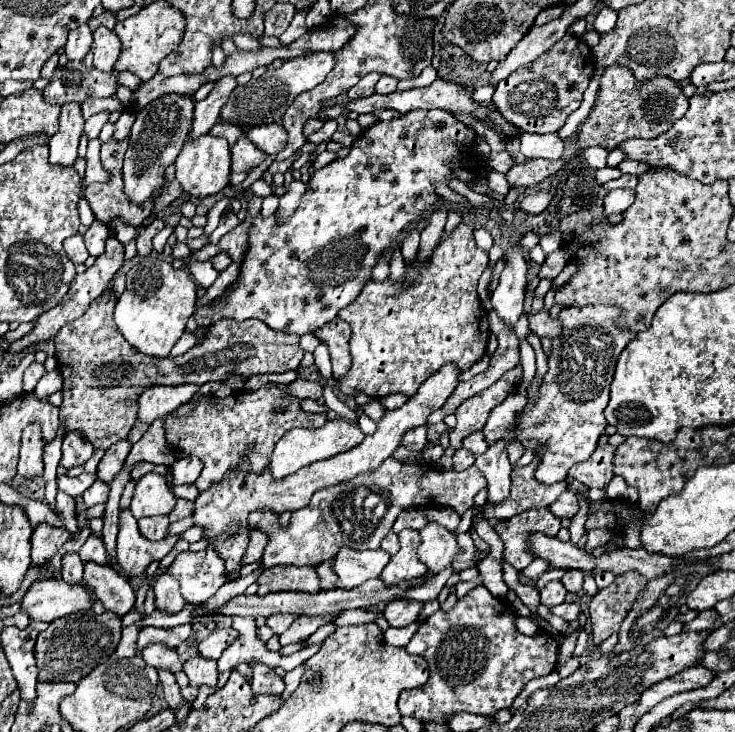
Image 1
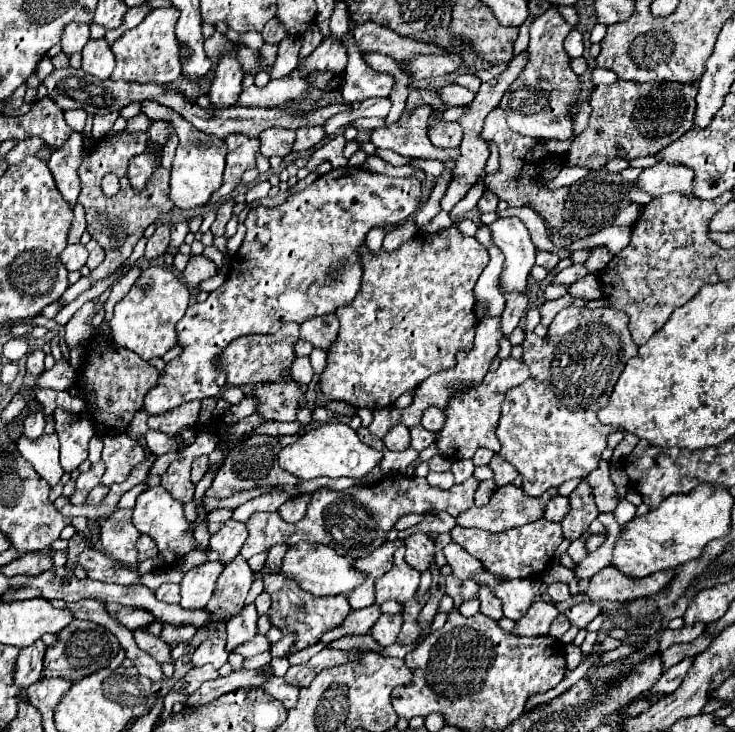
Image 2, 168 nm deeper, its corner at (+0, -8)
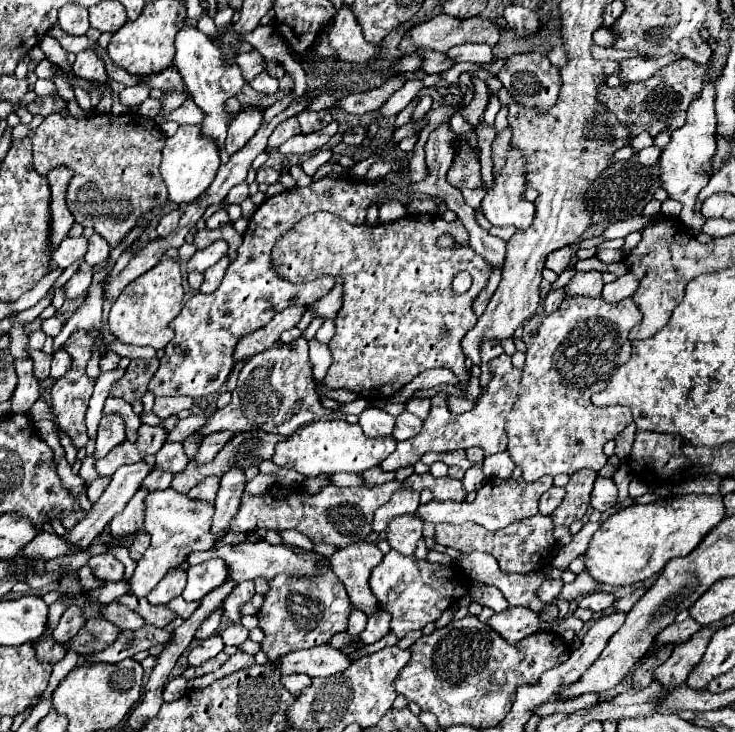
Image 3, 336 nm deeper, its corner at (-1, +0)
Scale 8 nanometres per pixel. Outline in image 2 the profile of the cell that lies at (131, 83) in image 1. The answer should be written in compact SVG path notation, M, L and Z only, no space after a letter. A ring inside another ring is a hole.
M144 101L142 111L152 119L152 121L168 121L176 129L180 143L172 161L172 171L170 171L170 201L180 207L180 209L192 209L198 205L206 205L210 195L222 185L222 171L226 163L226 143L220 137L212 137L208 133L200 133L196 127L192 127L188 121L184 121L176 111L162 107L158 103Z

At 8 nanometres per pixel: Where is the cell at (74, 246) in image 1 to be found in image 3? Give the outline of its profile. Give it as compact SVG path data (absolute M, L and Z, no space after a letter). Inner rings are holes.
M67 237L67 239L61 241L61 245L57 247L57 251L53 253L53 261L61 269L65 269L65 267L77 263L85 255L85 251L87 251L87 239L85 237L77 237L77 239Z

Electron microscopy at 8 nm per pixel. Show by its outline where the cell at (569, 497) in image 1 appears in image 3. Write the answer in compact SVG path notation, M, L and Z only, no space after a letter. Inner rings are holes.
M551 487L549 491L545 491L539 499L539 513L541 515L551 515L555 511L555 507L563 501L565 497L565 489L563 487Z

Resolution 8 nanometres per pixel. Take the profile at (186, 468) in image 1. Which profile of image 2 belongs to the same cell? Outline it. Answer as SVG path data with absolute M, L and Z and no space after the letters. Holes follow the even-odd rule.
M208 455L196 457L196 461L192 463L192 483L198 483L206 471L208 471Z

